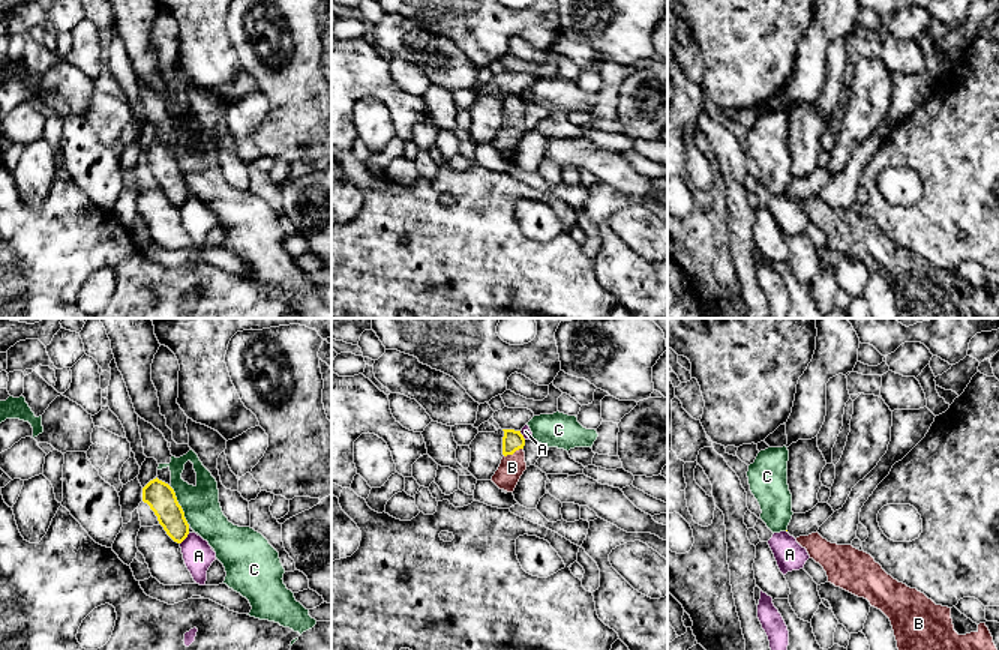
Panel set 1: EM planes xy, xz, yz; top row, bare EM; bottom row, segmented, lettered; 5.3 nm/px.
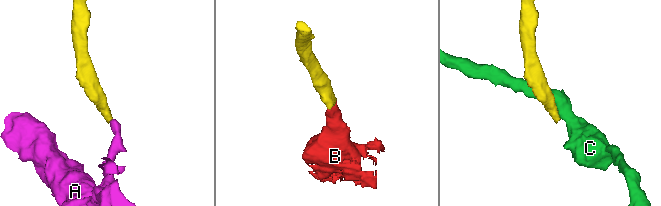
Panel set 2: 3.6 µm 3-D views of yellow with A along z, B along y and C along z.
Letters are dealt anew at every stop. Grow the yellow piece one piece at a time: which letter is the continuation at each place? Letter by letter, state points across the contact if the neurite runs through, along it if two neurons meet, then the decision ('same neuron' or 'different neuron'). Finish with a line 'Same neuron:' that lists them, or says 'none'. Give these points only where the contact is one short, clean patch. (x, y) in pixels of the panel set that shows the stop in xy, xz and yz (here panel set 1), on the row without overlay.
A: border xy (189, 197), (180, 207); different neuron
B: way xz (513, 104), (513, 116), (512, 131); same neuron
C: different neuron
Same neuron: B

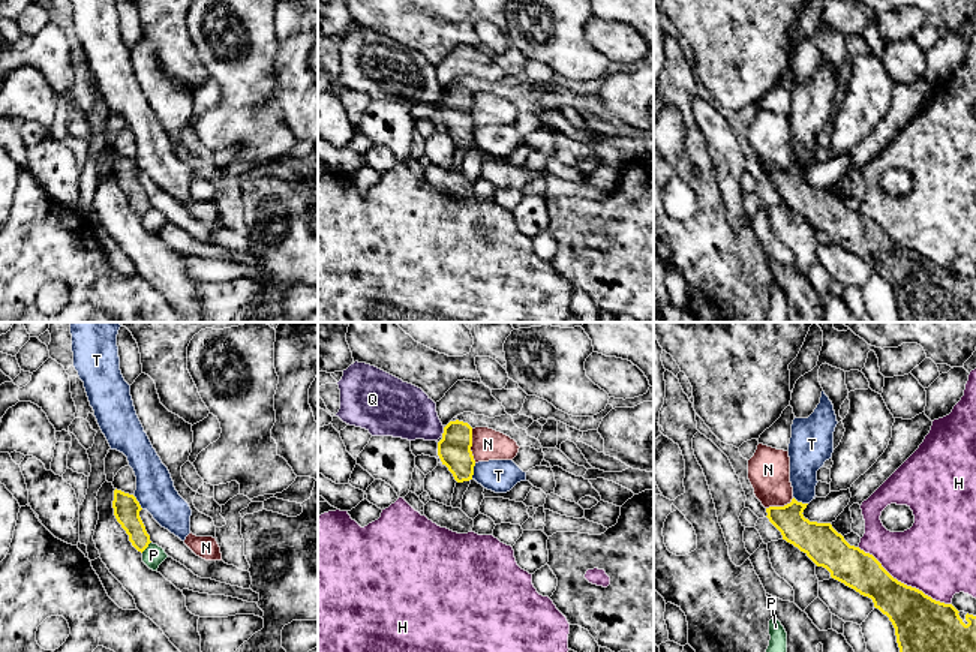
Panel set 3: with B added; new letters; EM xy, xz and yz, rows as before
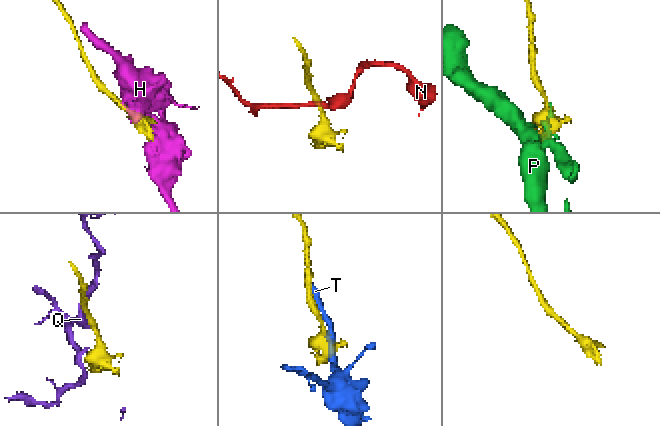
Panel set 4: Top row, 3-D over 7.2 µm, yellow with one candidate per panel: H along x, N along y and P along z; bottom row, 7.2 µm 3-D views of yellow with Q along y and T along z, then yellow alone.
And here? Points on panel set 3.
H: different neuron
N: different neuron
P: different neuron
Q: different neuron
T: border xz (476, 128), (471, 143); different neuron
Same neuron: none

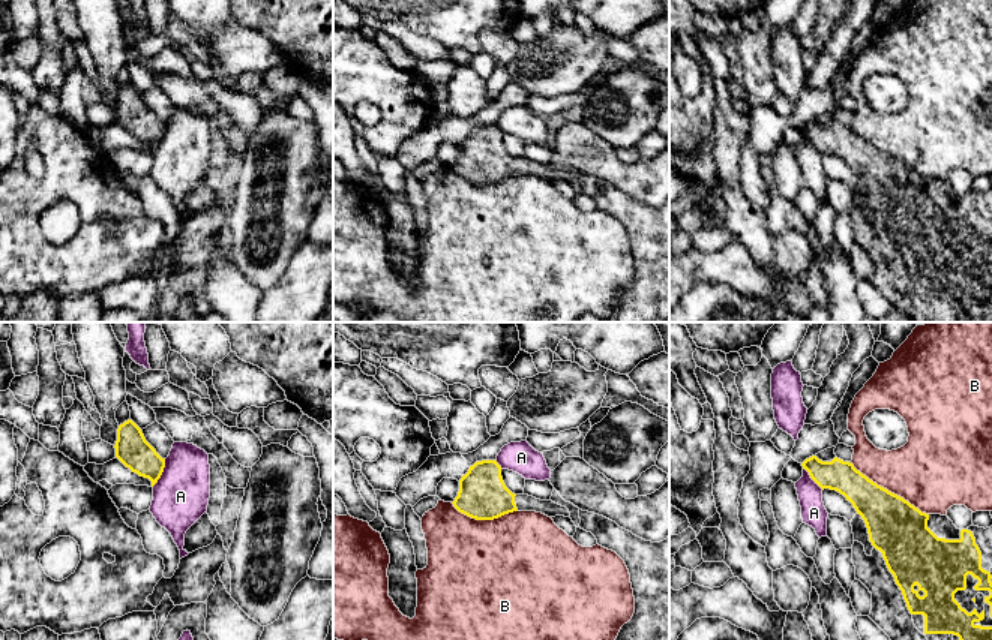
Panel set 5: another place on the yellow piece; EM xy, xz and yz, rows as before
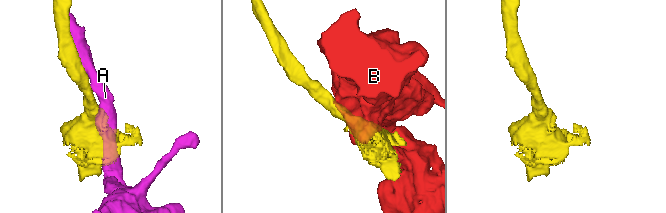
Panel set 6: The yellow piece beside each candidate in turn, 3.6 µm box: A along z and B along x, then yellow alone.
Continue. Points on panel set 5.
A: border xy (165, 123), (162, 138), (152, 150); different neuron
B: different neuron
Same neuron: none

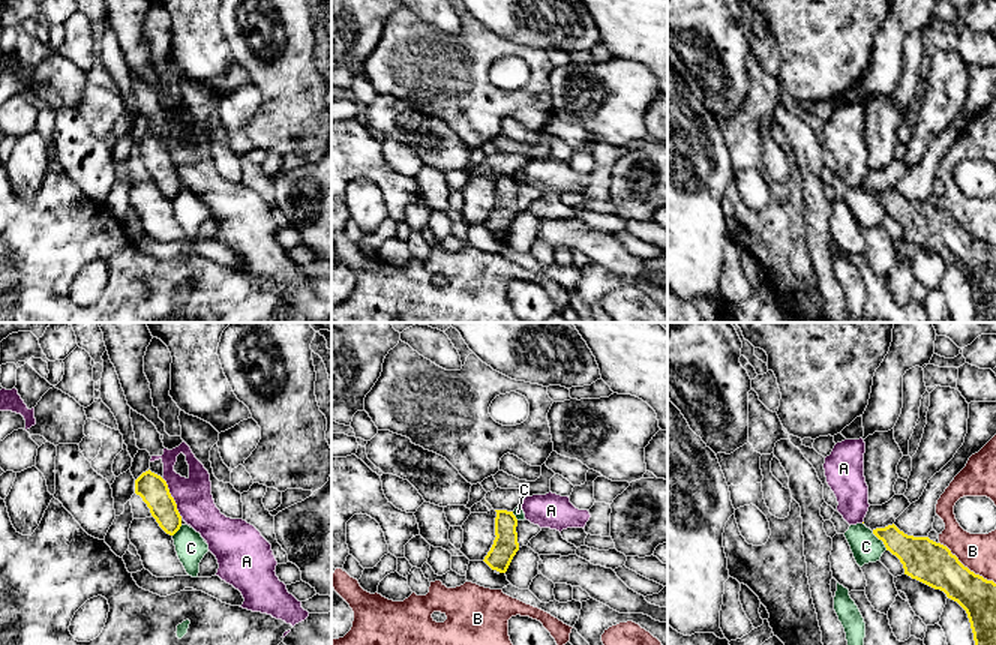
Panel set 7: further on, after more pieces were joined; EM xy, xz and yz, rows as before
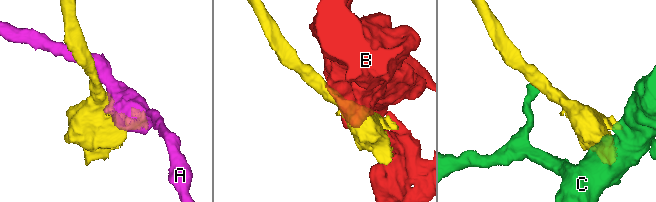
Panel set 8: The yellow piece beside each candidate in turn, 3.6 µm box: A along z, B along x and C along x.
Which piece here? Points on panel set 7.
A: different neuron
B: different neuron
C: different neuron
Same neuron: none

